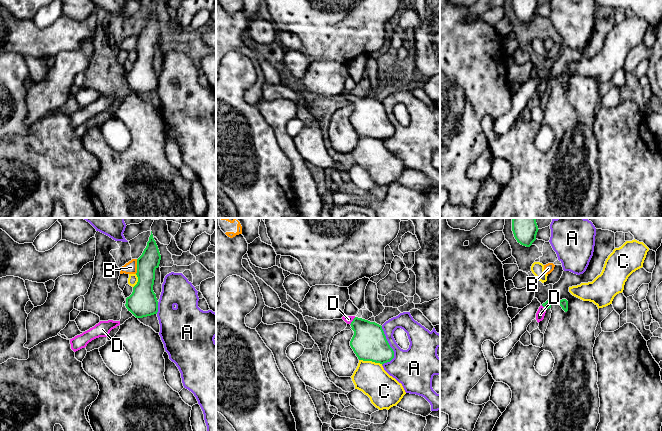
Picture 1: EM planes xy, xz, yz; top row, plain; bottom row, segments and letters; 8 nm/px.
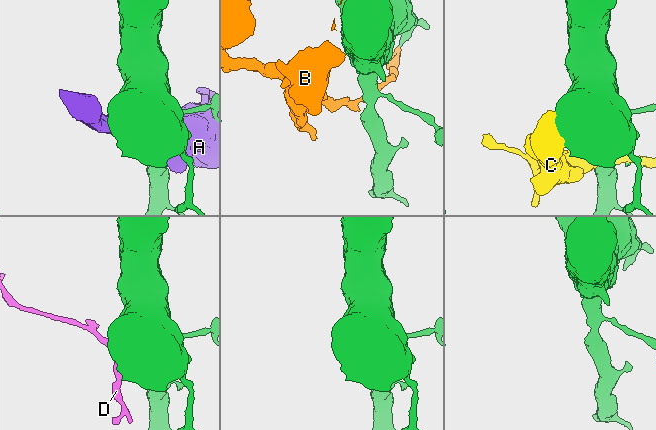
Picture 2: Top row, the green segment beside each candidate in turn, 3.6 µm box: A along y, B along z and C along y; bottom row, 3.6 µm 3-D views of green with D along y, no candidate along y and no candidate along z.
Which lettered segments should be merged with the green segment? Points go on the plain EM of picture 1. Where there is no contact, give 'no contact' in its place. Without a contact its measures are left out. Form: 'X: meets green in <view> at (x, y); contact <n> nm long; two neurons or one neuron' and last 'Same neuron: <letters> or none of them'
A: meets green in xz at (390, 123); contact 320 nm long; two neurons
B: meets green in xy at (137, 42); contact 120 nm long; two neurons
C: meets green in xz at (371, 136); contact 200 nm long; two neurons
D: meets green in xz at (352, 97); contact 80 nm long; one neuron
Same neuron: D

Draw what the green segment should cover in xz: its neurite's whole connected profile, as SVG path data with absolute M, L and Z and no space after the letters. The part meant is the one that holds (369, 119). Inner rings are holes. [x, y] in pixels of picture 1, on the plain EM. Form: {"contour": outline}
{"contour": "M344 91L342 95L354 107L350 122L359 136L383 141L394 134L381 101L355 92Z"}

